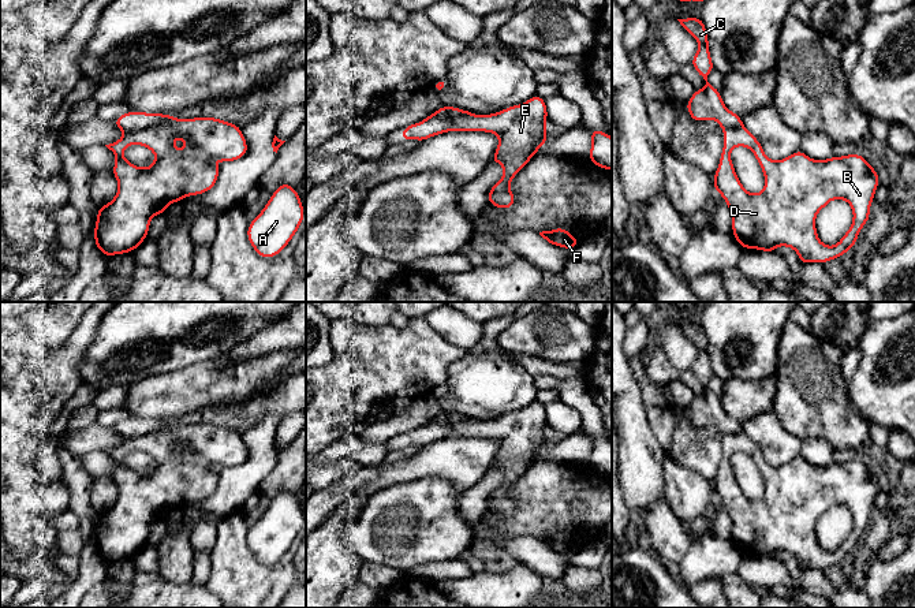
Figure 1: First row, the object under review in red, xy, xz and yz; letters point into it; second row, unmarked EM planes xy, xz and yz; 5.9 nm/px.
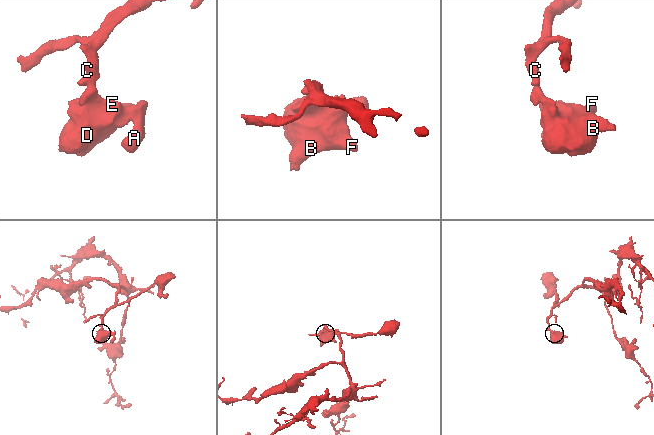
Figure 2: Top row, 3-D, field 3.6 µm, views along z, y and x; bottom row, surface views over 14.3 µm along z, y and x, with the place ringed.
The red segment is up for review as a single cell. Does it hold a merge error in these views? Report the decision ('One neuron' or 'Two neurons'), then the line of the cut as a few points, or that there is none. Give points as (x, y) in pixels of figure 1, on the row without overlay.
Two neurons. Split along xy (178, 425), (153, 429), (124, 440)

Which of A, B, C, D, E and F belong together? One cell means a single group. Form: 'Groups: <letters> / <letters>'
Groups: A B D E F / C

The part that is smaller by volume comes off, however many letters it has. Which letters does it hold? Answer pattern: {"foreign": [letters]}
{"foreign": ["A", "B", "D", "E", "F"]}

